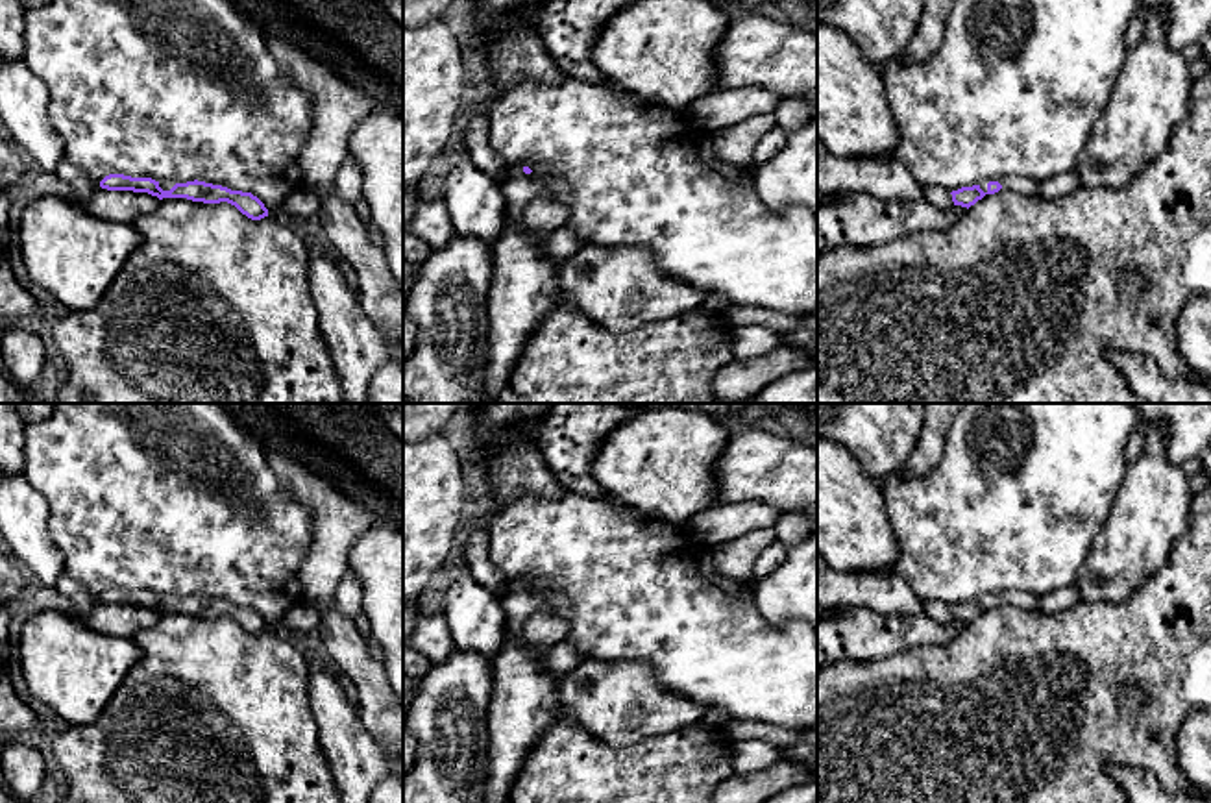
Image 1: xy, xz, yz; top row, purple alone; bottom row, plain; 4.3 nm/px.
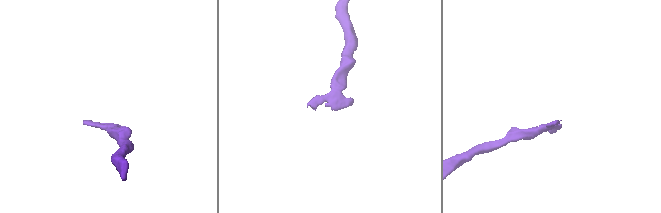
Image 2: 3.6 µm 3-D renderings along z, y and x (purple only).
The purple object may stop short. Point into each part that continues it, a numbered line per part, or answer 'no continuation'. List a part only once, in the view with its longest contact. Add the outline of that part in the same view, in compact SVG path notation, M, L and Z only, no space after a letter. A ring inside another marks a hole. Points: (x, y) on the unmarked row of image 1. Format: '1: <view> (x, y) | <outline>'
1: yz (1017, 598) | M1024 590L989 592L980 598L984 607L987 607L989 596L998 596L1002 599L1000 605L1013 605L1024 611L1035 611L1041 599L1041 596Z

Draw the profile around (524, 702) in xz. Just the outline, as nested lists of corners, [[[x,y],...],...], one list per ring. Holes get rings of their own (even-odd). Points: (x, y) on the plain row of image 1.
[[[507,631],[497,655],[490,661],[494,677],[494,692],[488,707],[490,770],[483,803],[505,801],[523,760],[557,718],[558,679],[545,672],[544,657],[545,651],[529,651],[520,636]]]

